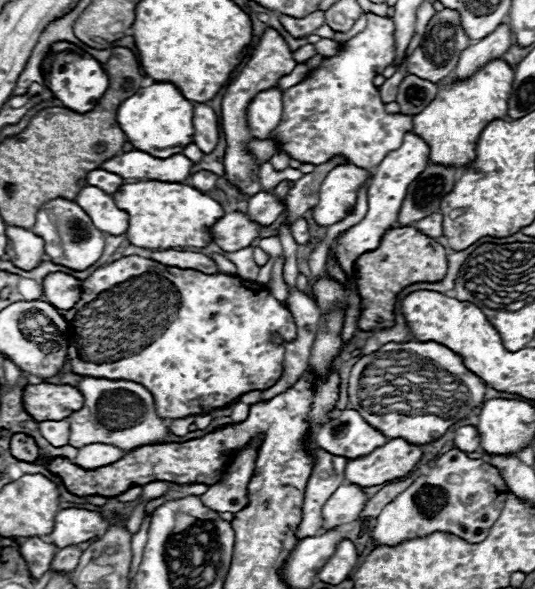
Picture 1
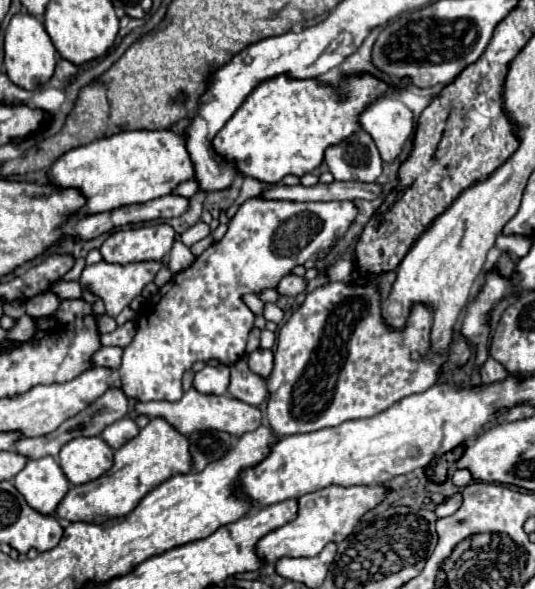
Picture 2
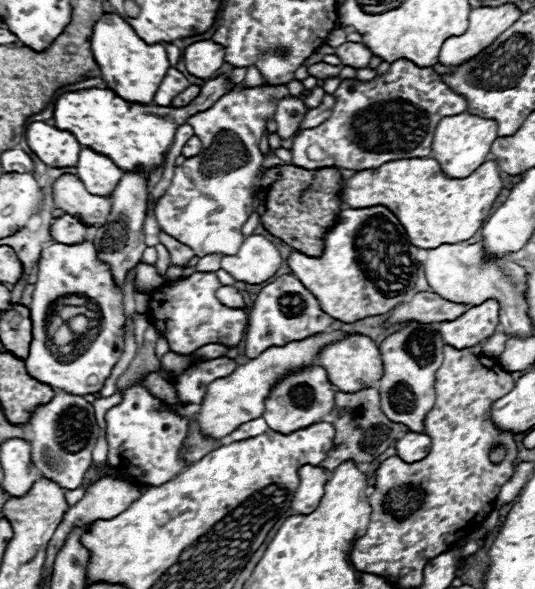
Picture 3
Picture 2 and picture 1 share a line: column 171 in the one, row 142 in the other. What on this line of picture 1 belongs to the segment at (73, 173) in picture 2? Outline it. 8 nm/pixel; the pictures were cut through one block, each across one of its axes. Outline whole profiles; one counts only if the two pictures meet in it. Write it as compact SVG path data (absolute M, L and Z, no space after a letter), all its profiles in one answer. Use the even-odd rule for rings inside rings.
M154 82L148 88L140 88L134 96L126 98L118 106L116 120L132 142L136 150L144 150L156 158L168 158L172 154L182 154L184 146L192 144L192 102L182 96L182 92L168 82Z

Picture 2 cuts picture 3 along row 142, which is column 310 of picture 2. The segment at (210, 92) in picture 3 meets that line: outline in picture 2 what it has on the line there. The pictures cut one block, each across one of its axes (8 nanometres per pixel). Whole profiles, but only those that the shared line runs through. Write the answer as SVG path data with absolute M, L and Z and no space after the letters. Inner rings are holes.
M278 76L278 80L266 80L266 82L258 84L258 86L252 90L252 94L244 100L244 104L236 110L236 114L234 114L234 116L224 124L224 128L214 136L212 146L214 146L216 154L218 154L220 158L224 158L226 162L232 162L234 168L236 168L242 176L250 176L250 178L260 180L260 182L264 182L264 184L276 184L276 182L280 182L286 174L304 176L306 172L312 172L312 170L316 170L316 168L322 164L322 160L324 160L324 150L326 150L328 146L340 144L340 142L346 140L350 134L354 134L356 130L360 130L360 128L358 128L358 112L362 112L362 108L366 108L366 104L370 104L370 100L374 100L374 96L382 96L382 94L390 94L390 92L394 92L394 90L390 90L384 82L380 82L380 80L372 78L372 76L346 78L346 80L342 80L338 86L322 84L322 82L316 82L316 80L286 80L286 76Z

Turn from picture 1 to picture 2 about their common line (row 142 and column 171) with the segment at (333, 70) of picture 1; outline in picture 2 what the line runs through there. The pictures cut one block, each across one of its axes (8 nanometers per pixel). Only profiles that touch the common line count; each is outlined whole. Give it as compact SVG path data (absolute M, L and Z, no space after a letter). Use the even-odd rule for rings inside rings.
M258 198L246 200L246 202L240 206L240 210L236 212L236 216L230 220L226 236L224 236L222 240L214 242L210 248L206 248L206 250L196 258L196 262L194 262L190 268L186 268L186 270L174 274L172 280L170 280L168 284L164 284L164 286L146 302L146 306L138 312L138 318L136 318L138 332L136 332L134 340L124 348L122 364L120 364L120 368L118 368L124 394L126 394L126 396L134 396L136 400L142 400L142 402L150 402L150 400L178 400L178 396L182 396L182 374L184 374L186 370L190 370L194 362L218 360L220 364L232 366L236 360L240 360L240 358L244 356L244 352L246 352L248 332L250 332L252 326L254 326L254 314L252 314L252 312L248 310L248 306L242 302L242 296L248 294L248 292L258 294L258 292L264 290L264 288L276 288L278 280L282 280L282 276L290 274L290 270L298 264L298 260L310 260L310 258L312 258L312 260L320 260L320 258L324 258L324 256L330 252L330 248L334 246L336 238L340 238L340 234L342 234L342 236L346 234L348 226L350 226L352 220L356 218L356 214L358 214L358 208L356 208L354 202L350 202L350 200L344 200L344 202L302 202L302 204L298 204L298 202L266 202L266 200L258 200Z

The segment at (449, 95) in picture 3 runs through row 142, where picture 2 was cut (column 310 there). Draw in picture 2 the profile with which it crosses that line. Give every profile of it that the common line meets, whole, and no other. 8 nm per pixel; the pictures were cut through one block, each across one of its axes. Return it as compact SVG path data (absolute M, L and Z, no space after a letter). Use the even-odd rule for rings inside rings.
M370 280L366 286L354 286L352 282L330 282L330 284L324 284L320 288L316 288L312 294L306 296L306 300L302 302L302 306L284 322L284 326L280 328L278 332L278 346L274 350L274 372L270 374L270 380L268 380L268 392L270 392L270 398L268 398L268 420L270 420L270 428L278 434L278 436L288 436L288 434L300 434L300 432L314 432L314 430L320 430L320 428L328 428L328 426L338 426L346 420L356 420L356 418L368 418L368 416L374 416L386 408L390 408L394 402L402 400L404 396L410 396L410 394L418 394L418 392L424 392L426 388L434 386L436 380L440 378L440 370L442 370L442 362L438 358L434 360L428 360L424 358L426 352L428 352L428 346L430 346L430 310L422 304L418 304L418 308L414 308L414 312L410 314L408 322L406 322L406 328L402 332L398 330L392 330L380 316L380 296L376 292L376 284L378 280Z

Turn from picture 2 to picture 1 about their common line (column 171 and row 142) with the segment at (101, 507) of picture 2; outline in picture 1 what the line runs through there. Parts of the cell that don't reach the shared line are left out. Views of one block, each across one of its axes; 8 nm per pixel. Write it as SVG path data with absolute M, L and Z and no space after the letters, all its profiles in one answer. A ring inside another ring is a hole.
M492 60L488 66L484 66L480 72L476 72L470 80L442 86L438 96L424 108L422 114L414 116L414 134L420 136L430 146L430 158L428 162L440 162L440 166L456 166L456 168L468 168L476 160L476 144L482 134L482 130L492 120L502 120L508 114L508 98L512 96L512 82L514 72L508 68L504 60Z

